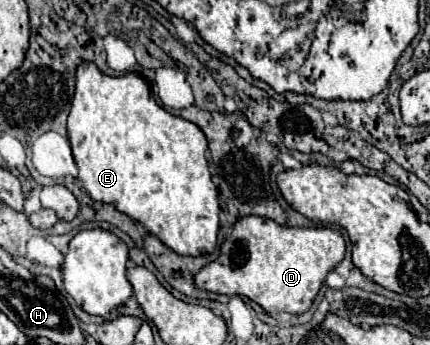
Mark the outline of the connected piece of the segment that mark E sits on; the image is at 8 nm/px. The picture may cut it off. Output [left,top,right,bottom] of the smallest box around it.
[68,63,220,255]

